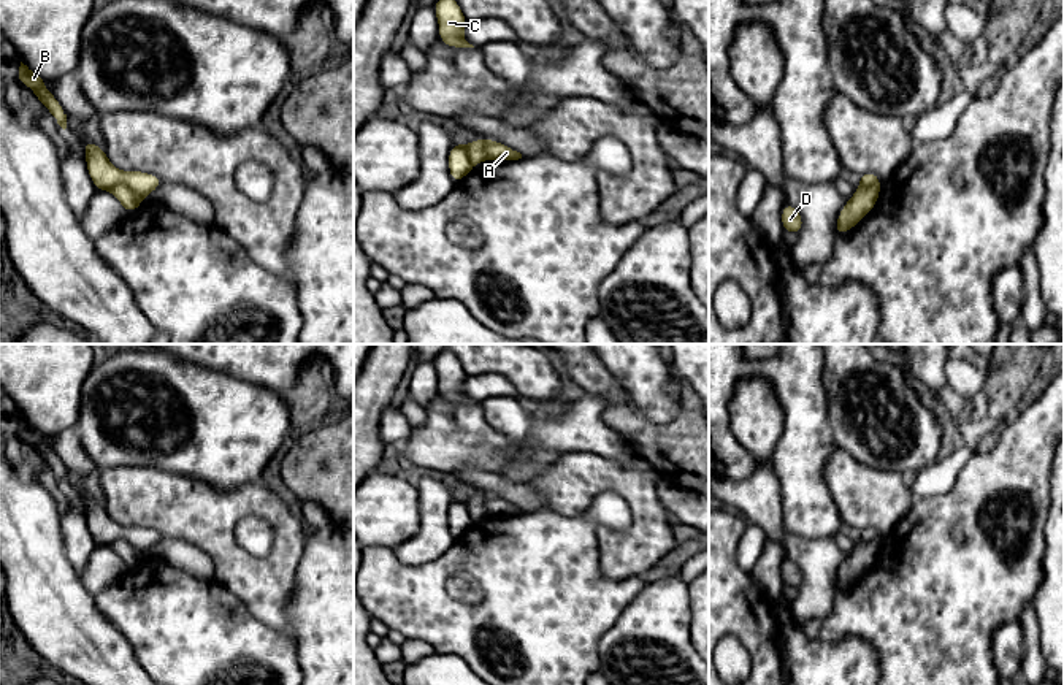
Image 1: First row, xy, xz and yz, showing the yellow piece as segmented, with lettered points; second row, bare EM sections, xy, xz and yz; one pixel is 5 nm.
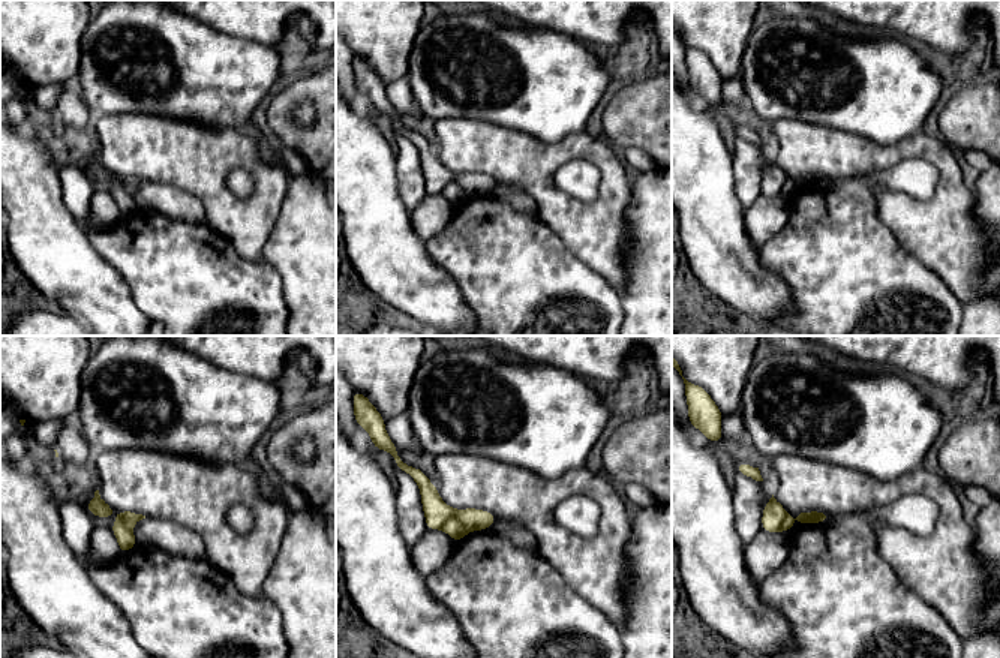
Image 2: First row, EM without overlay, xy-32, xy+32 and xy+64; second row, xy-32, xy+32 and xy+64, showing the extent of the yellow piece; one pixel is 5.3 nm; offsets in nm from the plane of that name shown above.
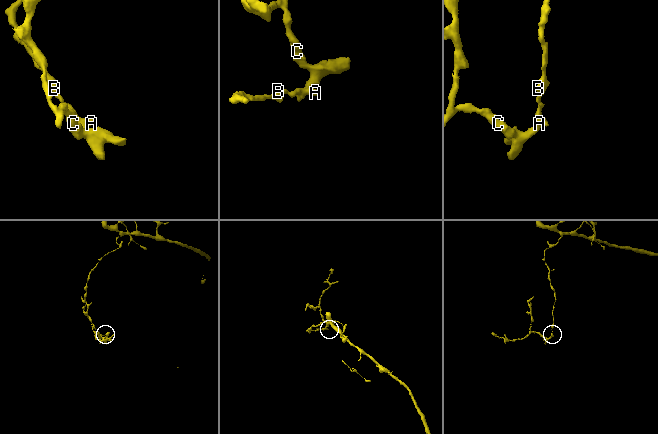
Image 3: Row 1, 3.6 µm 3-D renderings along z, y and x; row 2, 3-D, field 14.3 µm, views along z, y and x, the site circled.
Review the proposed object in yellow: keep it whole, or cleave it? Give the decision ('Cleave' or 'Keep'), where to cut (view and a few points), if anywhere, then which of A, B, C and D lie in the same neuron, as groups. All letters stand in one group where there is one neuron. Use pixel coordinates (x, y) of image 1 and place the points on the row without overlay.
Cleave. Split along xy (110, 544), (116, 539), (127, 539), (141, 554). Groups: A B / C D

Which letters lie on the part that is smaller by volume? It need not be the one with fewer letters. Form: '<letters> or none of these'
C, D

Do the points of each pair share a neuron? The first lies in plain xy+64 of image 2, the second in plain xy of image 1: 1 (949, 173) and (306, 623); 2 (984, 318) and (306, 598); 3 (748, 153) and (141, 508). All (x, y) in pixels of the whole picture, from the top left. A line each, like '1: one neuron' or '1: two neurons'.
1: two neurons
2: one neuron
3: two neurons

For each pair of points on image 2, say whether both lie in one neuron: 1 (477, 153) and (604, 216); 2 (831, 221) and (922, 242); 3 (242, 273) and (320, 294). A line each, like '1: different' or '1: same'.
1: same
2: different
3: different

